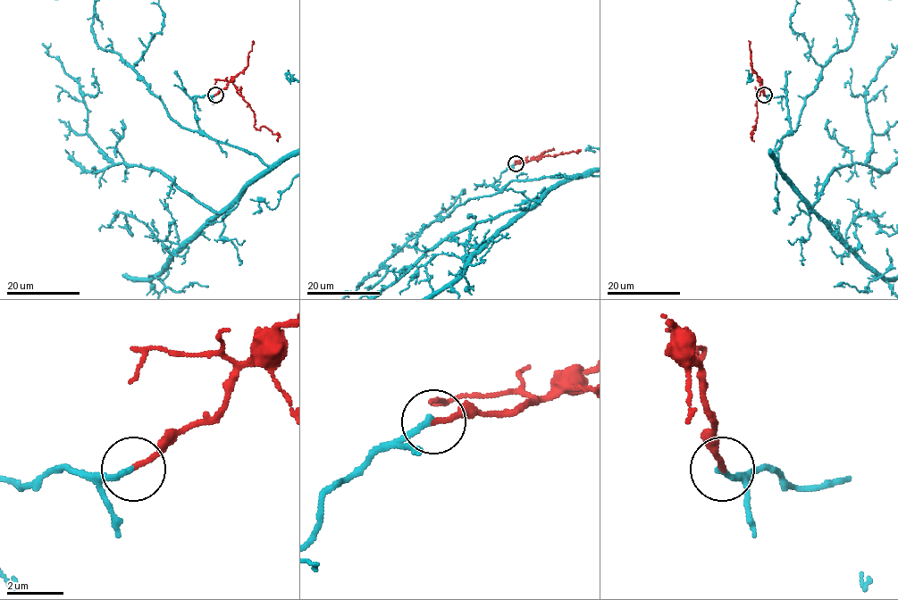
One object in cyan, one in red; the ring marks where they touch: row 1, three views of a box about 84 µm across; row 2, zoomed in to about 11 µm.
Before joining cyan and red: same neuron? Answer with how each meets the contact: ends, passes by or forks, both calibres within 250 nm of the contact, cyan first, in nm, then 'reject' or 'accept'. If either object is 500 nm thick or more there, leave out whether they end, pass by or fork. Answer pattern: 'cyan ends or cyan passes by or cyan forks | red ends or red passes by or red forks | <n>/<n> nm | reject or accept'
cyan ends | red ends | 180/200 nm | accept

